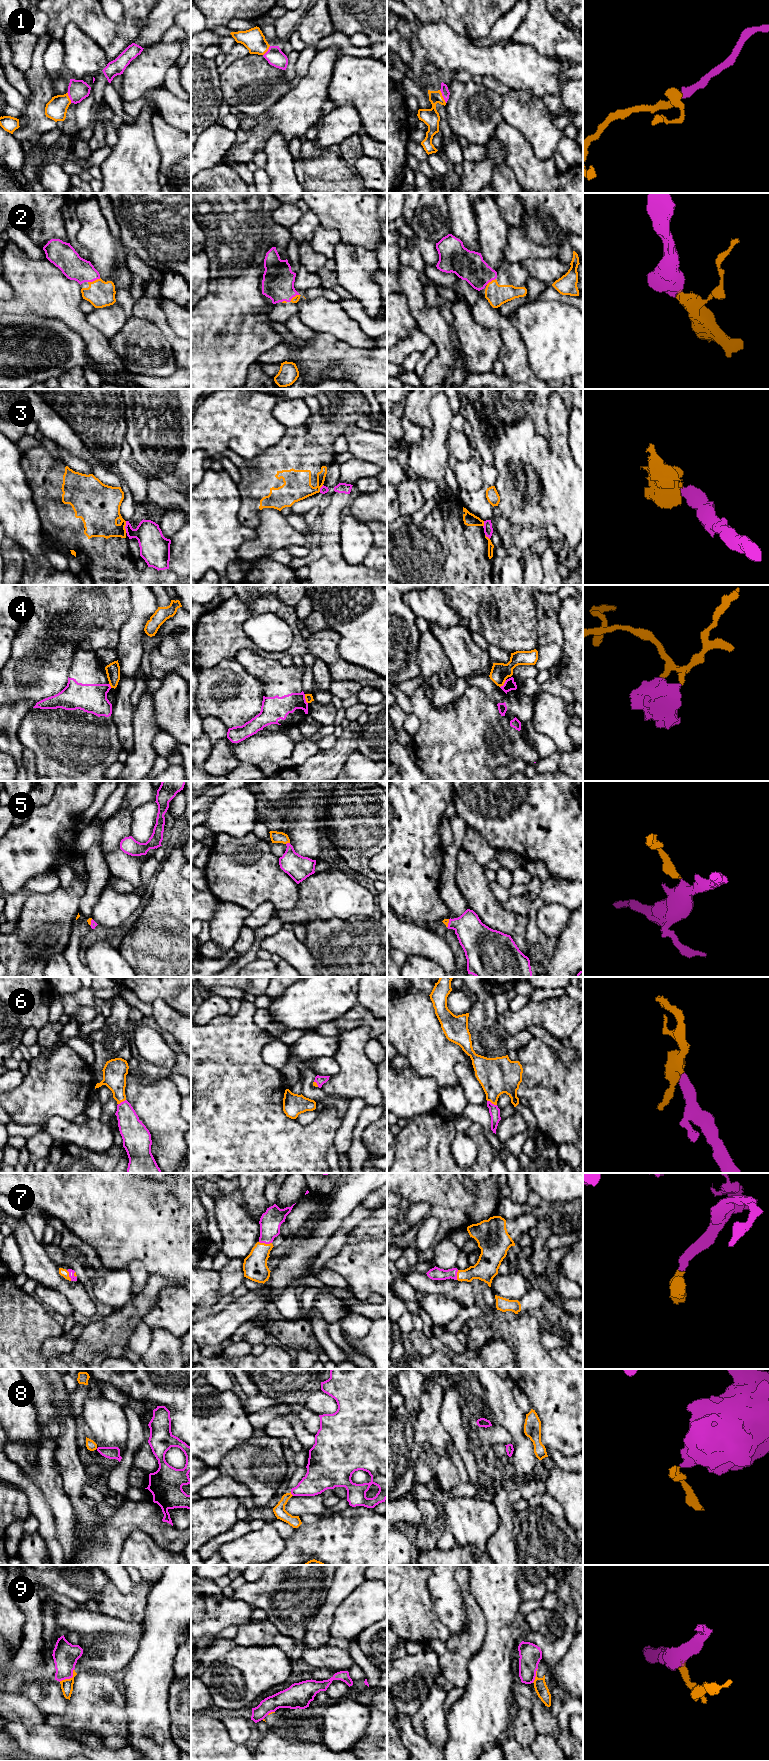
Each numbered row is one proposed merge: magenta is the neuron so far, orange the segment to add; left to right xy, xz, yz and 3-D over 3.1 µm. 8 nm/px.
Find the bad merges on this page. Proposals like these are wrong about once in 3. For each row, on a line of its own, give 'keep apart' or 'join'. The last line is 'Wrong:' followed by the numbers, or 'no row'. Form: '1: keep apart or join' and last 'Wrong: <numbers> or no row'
1: join
2: join
3: keep apart
4: keep apart
5: join
6: join
7: join
8: keep apart
9: keep apart
Wrong: 3, 4, 8, 9

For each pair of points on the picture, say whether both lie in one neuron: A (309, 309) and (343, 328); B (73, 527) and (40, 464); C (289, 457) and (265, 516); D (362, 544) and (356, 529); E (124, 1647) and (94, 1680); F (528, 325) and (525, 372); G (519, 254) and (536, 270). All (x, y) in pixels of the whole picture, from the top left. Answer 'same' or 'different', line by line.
A: same
B: same
C: different
D: same
E: different
F: different
G: different

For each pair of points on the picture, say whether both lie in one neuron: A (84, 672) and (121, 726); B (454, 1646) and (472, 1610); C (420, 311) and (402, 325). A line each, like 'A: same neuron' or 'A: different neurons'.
A: different neurons
B: same neuron
C: different neurons

